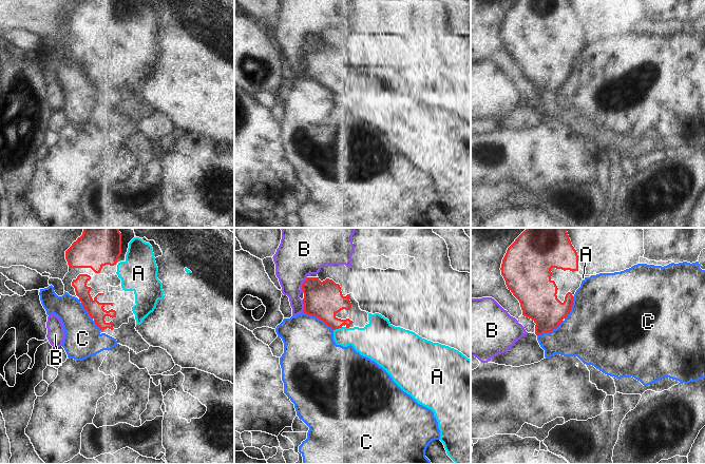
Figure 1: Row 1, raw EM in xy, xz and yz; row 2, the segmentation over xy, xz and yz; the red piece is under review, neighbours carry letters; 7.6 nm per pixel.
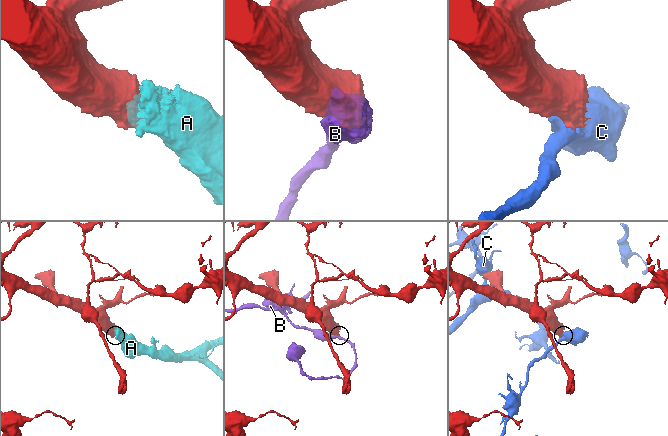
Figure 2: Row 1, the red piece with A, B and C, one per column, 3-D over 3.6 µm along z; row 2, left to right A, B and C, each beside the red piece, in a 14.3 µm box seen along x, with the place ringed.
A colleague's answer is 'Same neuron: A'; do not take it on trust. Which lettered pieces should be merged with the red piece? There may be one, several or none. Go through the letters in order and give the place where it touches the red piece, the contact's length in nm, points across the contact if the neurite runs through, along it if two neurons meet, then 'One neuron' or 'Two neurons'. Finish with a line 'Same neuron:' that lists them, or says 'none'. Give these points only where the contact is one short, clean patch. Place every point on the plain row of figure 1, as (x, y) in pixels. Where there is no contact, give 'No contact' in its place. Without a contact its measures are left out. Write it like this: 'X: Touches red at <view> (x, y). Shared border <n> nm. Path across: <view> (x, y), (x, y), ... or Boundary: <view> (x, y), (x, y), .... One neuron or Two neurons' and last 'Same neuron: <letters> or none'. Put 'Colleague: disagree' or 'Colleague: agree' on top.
Colleague: agree
A: Touches red at xz (338, 92). Shared border 80 nm. Path across: xz (323, 63), (328, 81), (338, 92), (346, 100), (367, 104). One neuron
B: Touches red at xz (302, 49). Shared border 130 nm. Two neurons
C: Touches red at xz (318, 81). Shared border 280 nm. Two neurons
Same neuron: A

